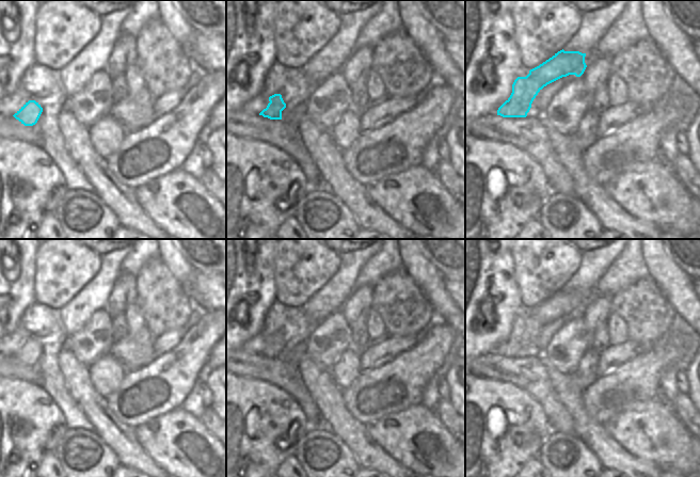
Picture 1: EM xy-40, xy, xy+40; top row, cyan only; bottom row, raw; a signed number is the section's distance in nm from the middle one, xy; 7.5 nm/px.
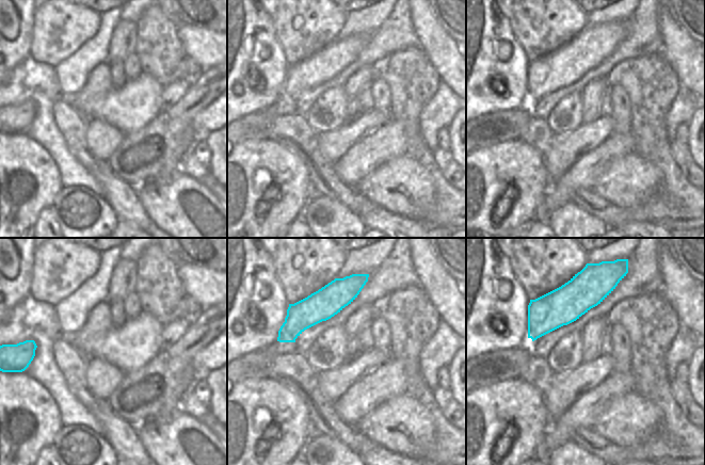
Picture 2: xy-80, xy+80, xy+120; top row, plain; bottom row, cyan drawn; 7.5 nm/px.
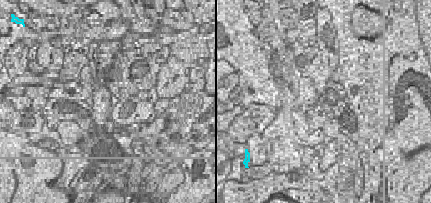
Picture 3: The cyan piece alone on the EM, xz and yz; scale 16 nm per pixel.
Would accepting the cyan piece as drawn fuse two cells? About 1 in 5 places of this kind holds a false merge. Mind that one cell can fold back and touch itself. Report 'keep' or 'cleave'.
keep

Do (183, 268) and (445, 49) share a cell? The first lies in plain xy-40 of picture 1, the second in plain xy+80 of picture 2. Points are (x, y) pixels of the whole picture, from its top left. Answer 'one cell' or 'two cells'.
one cell

